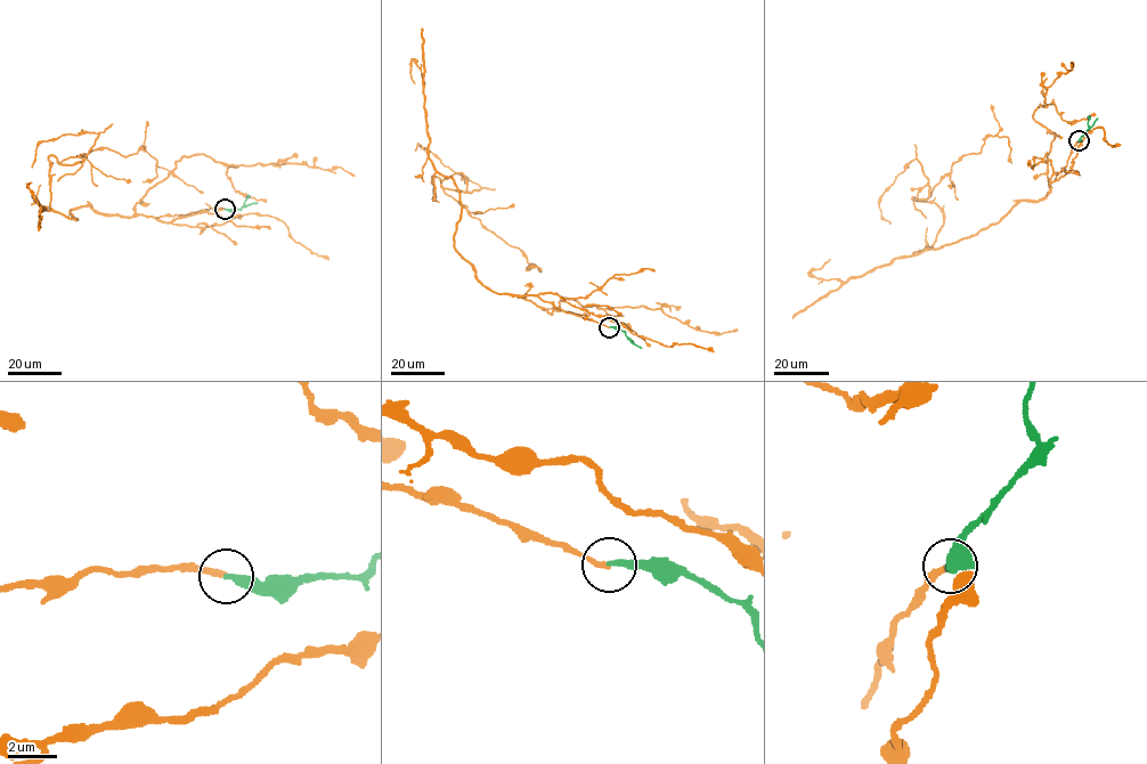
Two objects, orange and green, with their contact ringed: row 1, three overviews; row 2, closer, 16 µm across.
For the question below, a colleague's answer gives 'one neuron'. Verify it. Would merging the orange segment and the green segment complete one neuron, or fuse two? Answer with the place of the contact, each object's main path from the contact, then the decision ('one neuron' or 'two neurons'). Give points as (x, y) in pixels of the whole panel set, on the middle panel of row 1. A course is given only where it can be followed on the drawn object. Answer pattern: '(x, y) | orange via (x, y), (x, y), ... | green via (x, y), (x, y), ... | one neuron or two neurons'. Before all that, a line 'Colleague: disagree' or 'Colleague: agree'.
Colleague: agree
(609, 327) | orange via (609, 327), (488, 290), (455, 248), (458, 189), (436, 172), (434, 201), (437, 177), (541, 269), (526, 267) | green via (609, 327), (619, 328), (641, 348) | one neuron

